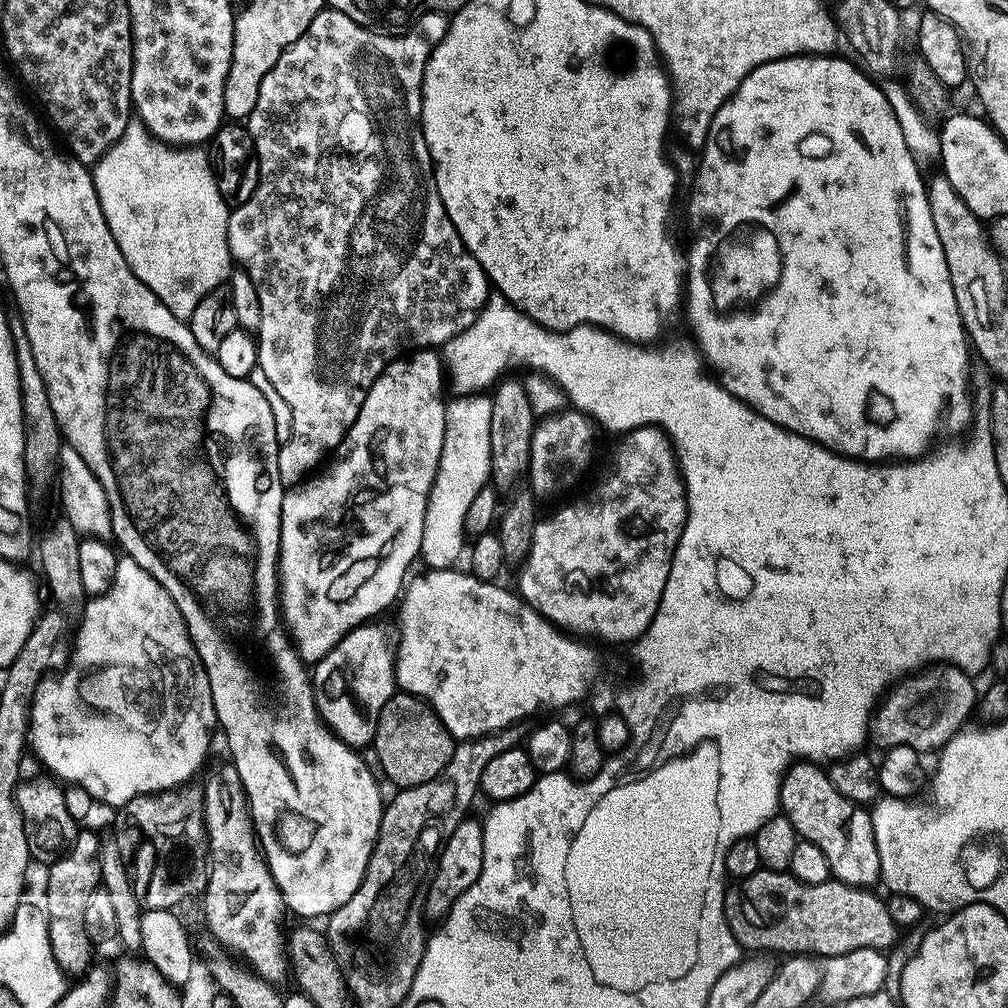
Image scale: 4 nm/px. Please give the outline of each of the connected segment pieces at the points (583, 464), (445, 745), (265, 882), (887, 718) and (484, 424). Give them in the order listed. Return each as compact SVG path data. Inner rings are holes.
M565 410L555 416L544 418L537 423L530 446L530 462L526 478L532 482L531 491L537 497L552 496L568 488L588 468L592 460L593 421L582 412Z
M397 691L396 695L382 706L382 714L378 718L376 727L376 738L374 749L376 748L376 760L380 763L379 771L384 771L383 779L396 784L397 789L413 788L422 786L422 782L430 782L450 762L454 741L452 735L444 728L443 722L436 717L436 711L432 709L425 700L419 700L416 696L411 696L408 692Z
M216 764L207 769L208 777L202 787L202 807L204 829L208 831L208 883L204 885L204 916L208 919L208 929L227 949L236 951L263 979L279 982L288 972L290 960L286 955L286 934L280 930L280 918L286 914L286 905L274 878L268 870L260 851L257 838L248 814L248 798L244 794L242 778L236 764Z
M937 662L934 664L929 664L925 667L923 667L911 674L905 675L903 678L895 681L895 683L893 683L891 685L891 687L889 687L887 689L886 695L883 697L883 699L881 699L879 701L879 703L877 703L877 705L873 711L872 718L870 721L871 743L873 743L873 742L876 743L877 746L880 747L880 750L887 750L889 748L896 747L896 746L908 746L908 747L915 748L917 750L917 752L919 752L920 754L926 754L926 752L930 751L931 748L933 748L933 750L939 750L939 749L943 748L944 743L947 740L949 740L950 737L952 737L956 732L959 732L961 728L965 727L965 725L967 725L969 723L968 715L971 714L972 707L974 707L975 704L977 707L978 688L977 688L977 692L976 692L975 686L972 685L972 680L973 680L973 677L971 675L969 675L969 673L964 672L962 669L956 668L952 664L945 664L943 662Z
M473 394L470 396L456 396L447 401L446 434L442 444L442 458L438 466L436 481L432 487L432 494L426 506L426 518L422 526L422 546L419 559L428 563L429 569L450 568L456 559L466 552L466 514L474 503L478 490L489 487L492 474L492 459L490 458L490 410L492 397L488 394Z

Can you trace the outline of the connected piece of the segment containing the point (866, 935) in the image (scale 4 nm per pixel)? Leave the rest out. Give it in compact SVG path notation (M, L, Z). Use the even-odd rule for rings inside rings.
M765 867L750 874L745 880L735 881L725 891L724 913L734 938L744 950L765 948L768 952L784 952L780 954L807 954L827 958L838 954L850 954L850 950L863 948L888 950L898 935L894 918L890 918L887 903L883 899L879 900L872 890L855 888L853 884L843 884L835 878L821 884L807 884L794 878L789 871L772 872Z

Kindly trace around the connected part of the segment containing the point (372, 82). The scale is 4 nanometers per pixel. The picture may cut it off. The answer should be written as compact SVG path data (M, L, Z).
M325 7L314 18L314 22L310 22L306 34L291 44L282 58L278 58L277 64L262 78L257 104L246 119L246 127L252 135L252 144L260 163L260 181L251 198L229 211L228 249L232 251L233 261L246 274L250 274L254 290L258 290L258 302L262 306L262 322L256 342L257 365L266 374L279 397L290 406L290 438L281 443L278 450L278 474L286 486L298 484L309 474L315 473L321 467L320 459L327 452L335 453L343 445L350 426L354 426L358 418L358 410L362 410L362 402L366 402L366 394L391 360L398 360L413 350L432 350L447 345L448 341L462 334L462 330L476 321L490 295L488 275L482 266L478 266L470 250L466 250L454 222L450 222L450 214L446 214L446 206L442 206L436 173L432 171L430 150L420 125L426 62L432 48L442 42L449 23L445 13L427 12L411 30L403 34L389 34L363 28L354 22L354 18L346 18L346 14Z

